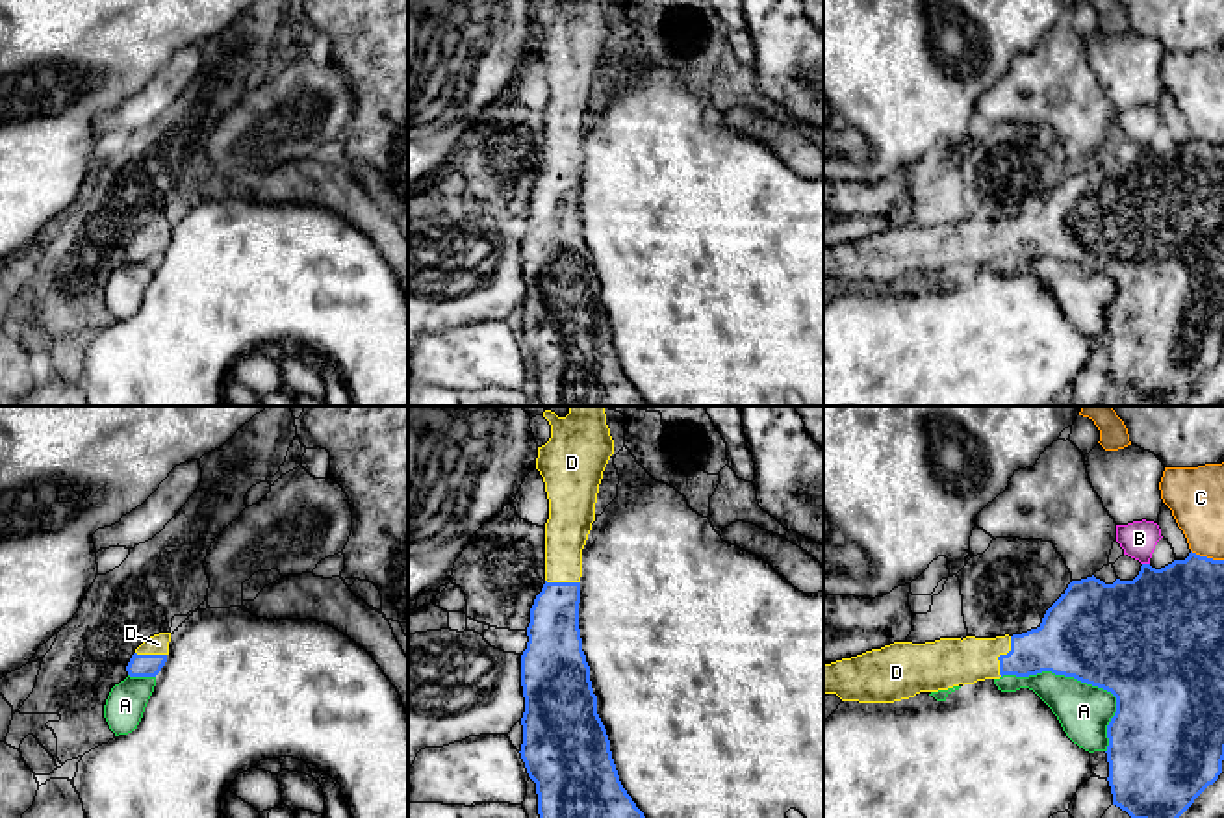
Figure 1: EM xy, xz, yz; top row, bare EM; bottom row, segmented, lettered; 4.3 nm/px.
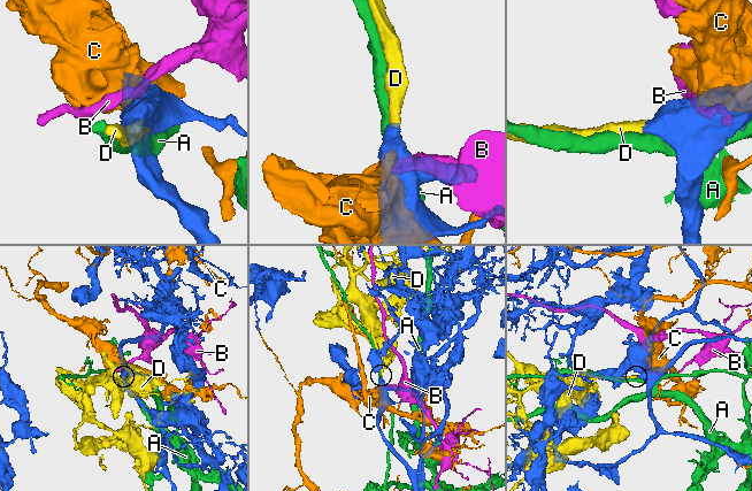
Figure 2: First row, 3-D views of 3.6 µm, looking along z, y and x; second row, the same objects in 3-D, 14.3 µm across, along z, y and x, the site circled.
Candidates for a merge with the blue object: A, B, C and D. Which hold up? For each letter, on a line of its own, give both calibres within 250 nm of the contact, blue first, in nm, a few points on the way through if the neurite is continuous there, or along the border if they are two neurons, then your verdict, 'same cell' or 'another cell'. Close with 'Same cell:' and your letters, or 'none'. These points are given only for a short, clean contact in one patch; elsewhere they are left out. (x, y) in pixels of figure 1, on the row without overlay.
A: calibres 480 and 240 nm; another cell
B: calibres 440 and 160 nm; another cell
C: calibres 380 and 240 nm; another cell
D: calibres 220 and 220 nm; way yz (1056, 230), (1024, 240), (1000, 240), (946, 247); same cell
Same cell: D

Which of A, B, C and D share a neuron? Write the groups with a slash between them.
A / B / C / D

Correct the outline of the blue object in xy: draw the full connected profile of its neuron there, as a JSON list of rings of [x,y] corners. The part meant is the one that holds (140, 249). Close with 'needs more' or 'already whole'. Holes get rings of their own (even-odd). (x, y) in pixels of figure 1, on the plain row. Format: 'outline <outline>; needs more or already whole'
outline [[[171,217],[145,224],[132,239],[126,256],[130,262],[156,262],[167,247]]]; needs more

